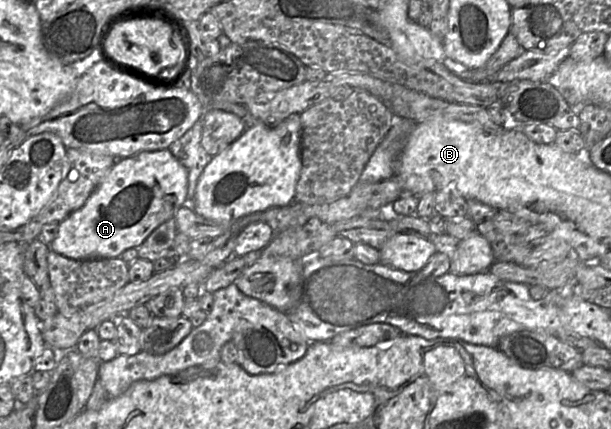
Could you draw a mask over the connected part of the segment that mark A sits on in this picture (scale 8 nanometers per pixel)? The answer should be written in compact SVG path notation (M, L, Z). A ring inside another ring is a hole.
M169 149L147 151L117 161L85 204L62 222L56 238L49 244L57 254L76 260L114 258L129 248L137 248L160 224L175 216L185 204L188 191L188 173Z

